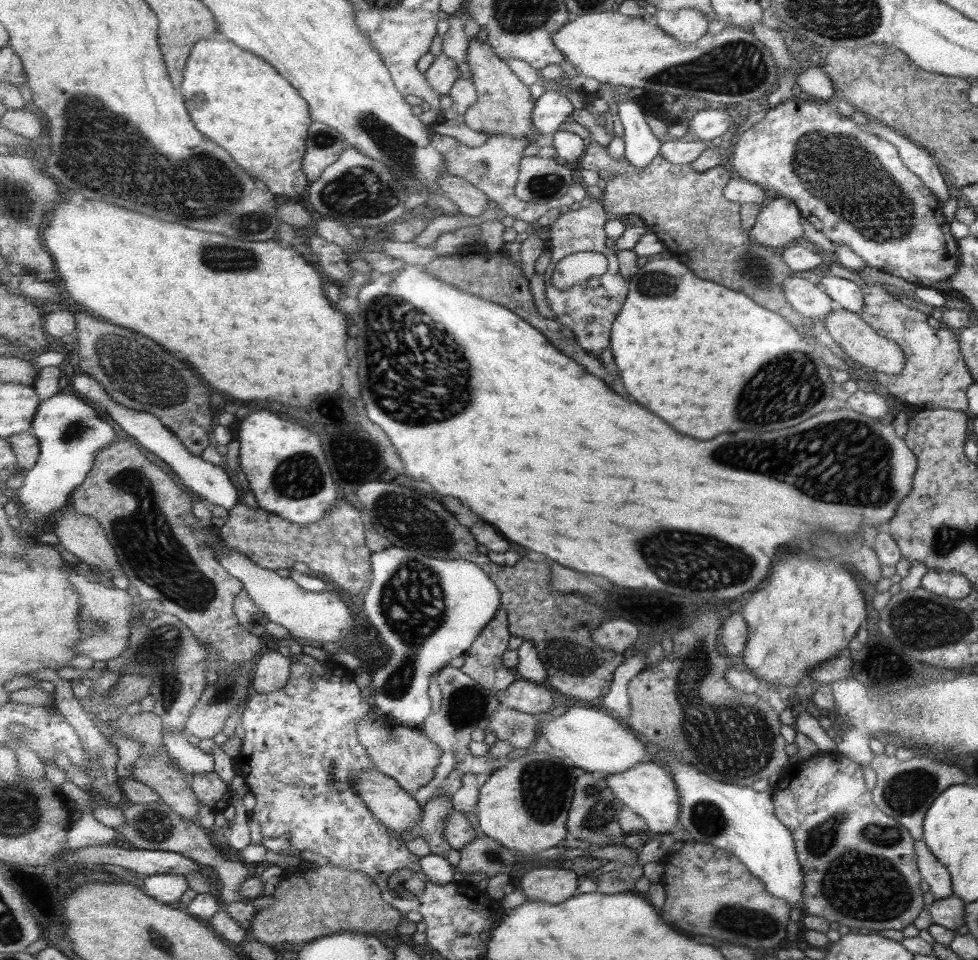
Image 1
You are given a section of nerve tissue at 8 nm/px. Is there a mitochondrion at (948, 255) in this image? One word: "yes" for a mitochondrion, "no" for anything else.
no

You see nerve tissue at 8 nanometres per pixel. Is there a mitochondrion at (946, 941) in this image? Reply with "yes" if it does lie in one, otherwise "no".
no

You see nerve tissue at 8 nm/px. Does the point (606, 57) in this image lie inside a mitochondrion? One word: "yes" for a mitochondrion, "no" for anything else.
no

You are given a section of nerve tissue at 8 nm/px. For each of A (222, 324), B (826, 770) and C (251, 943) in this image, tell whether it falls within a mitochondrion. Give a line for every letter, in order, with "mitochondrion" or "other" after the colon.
A: other
B: other
C: other

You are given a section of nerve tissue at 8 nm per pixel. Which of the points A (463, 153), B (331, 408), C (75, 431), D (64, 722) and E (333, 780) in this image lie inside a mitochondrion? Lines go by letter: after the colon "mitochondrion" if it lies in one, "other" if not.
A: other
B: other
C: mitochondrion
D: other
E: mitochondrion

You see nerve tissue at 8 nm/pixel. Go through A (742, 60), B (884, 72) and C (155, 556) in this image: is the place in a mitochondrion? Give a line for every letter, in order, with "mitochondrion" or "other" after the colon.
A: mitochondrion
B: other
C: mitochondrion

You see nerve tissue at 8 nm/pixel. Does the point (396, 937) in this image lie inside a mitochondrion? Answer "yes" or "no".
no

